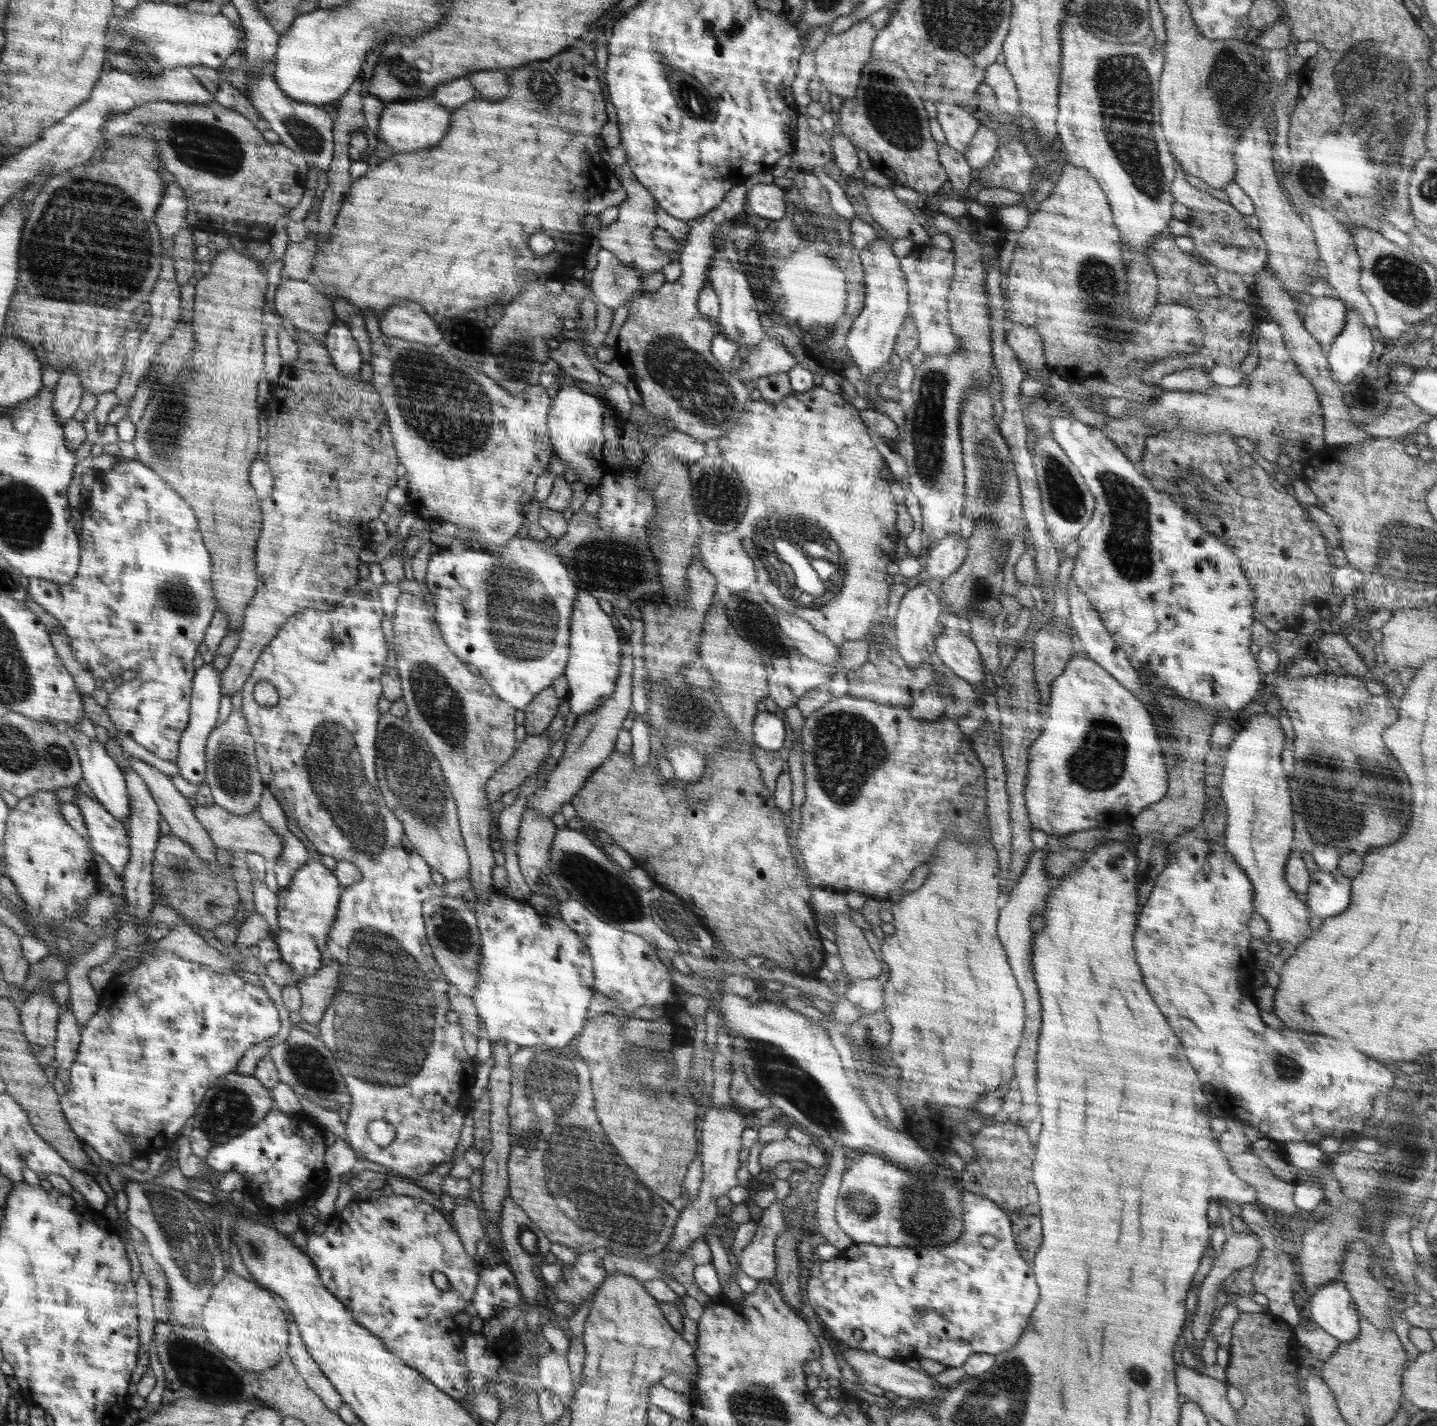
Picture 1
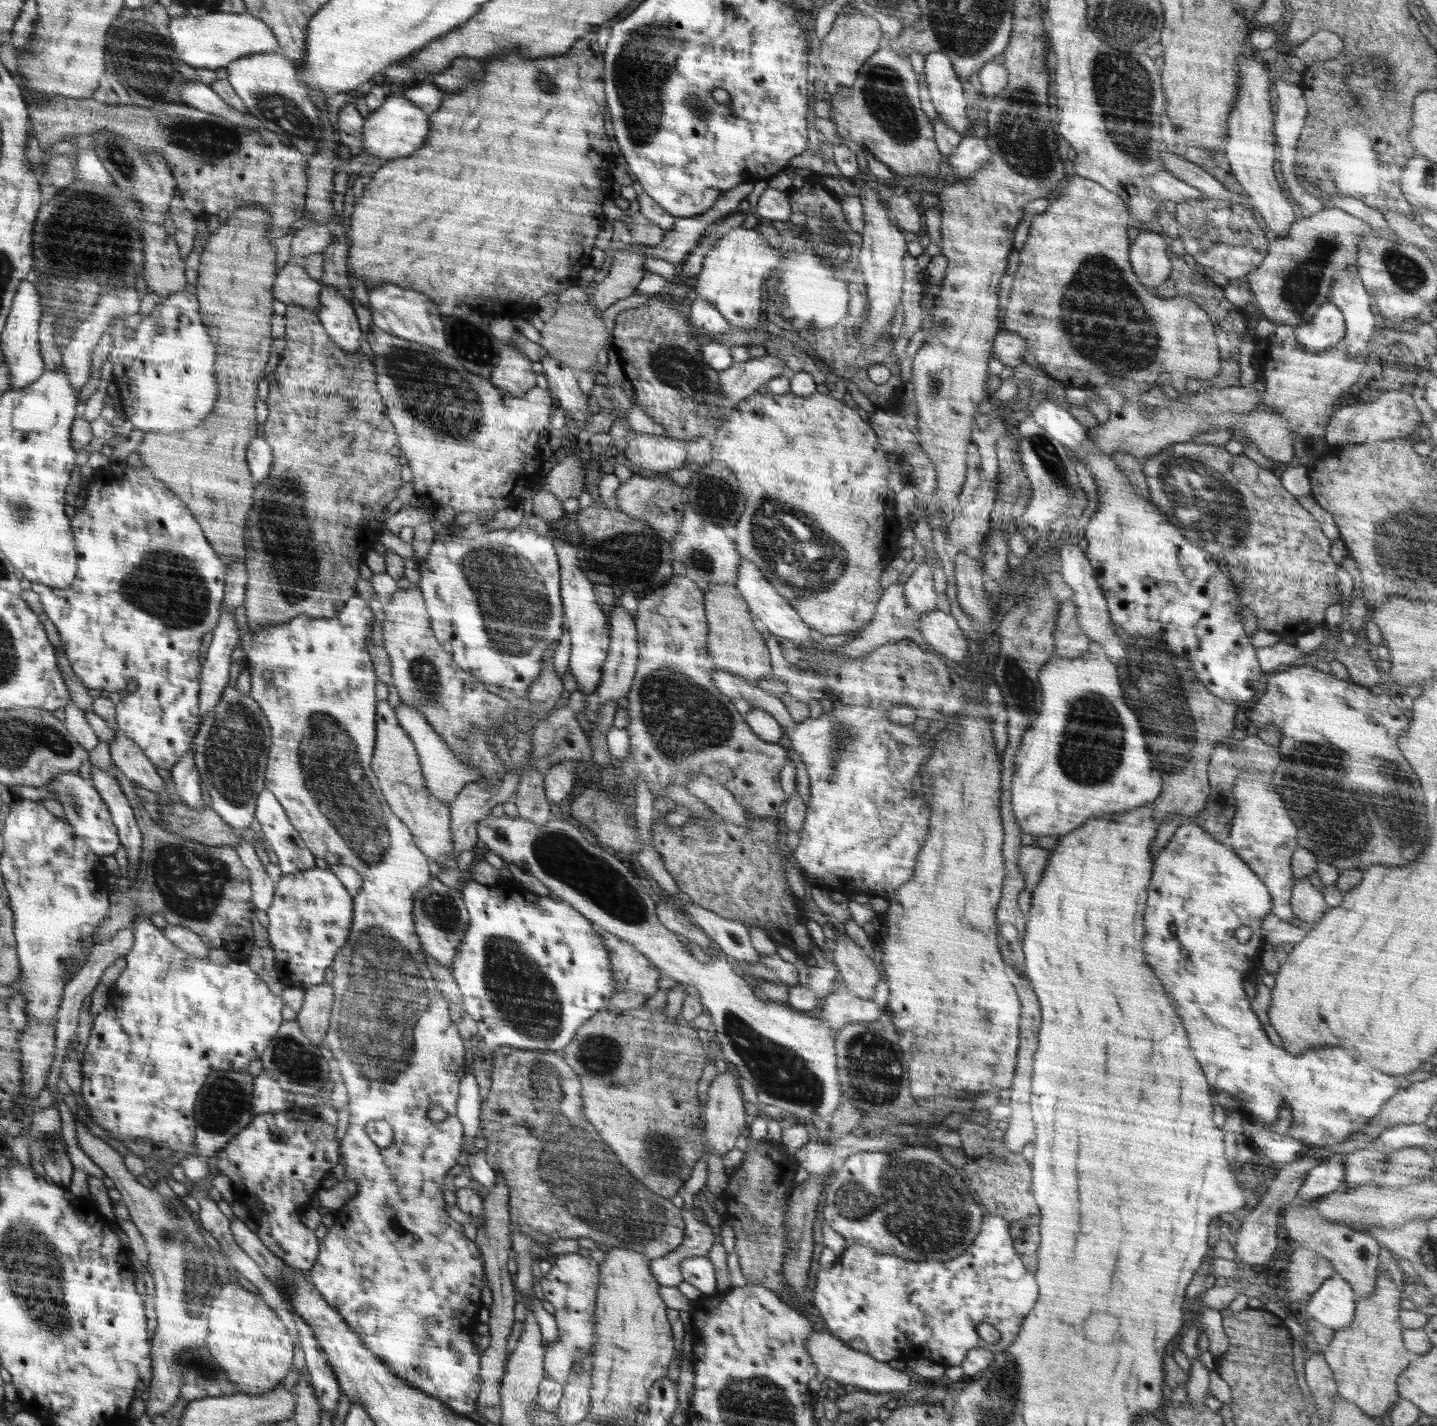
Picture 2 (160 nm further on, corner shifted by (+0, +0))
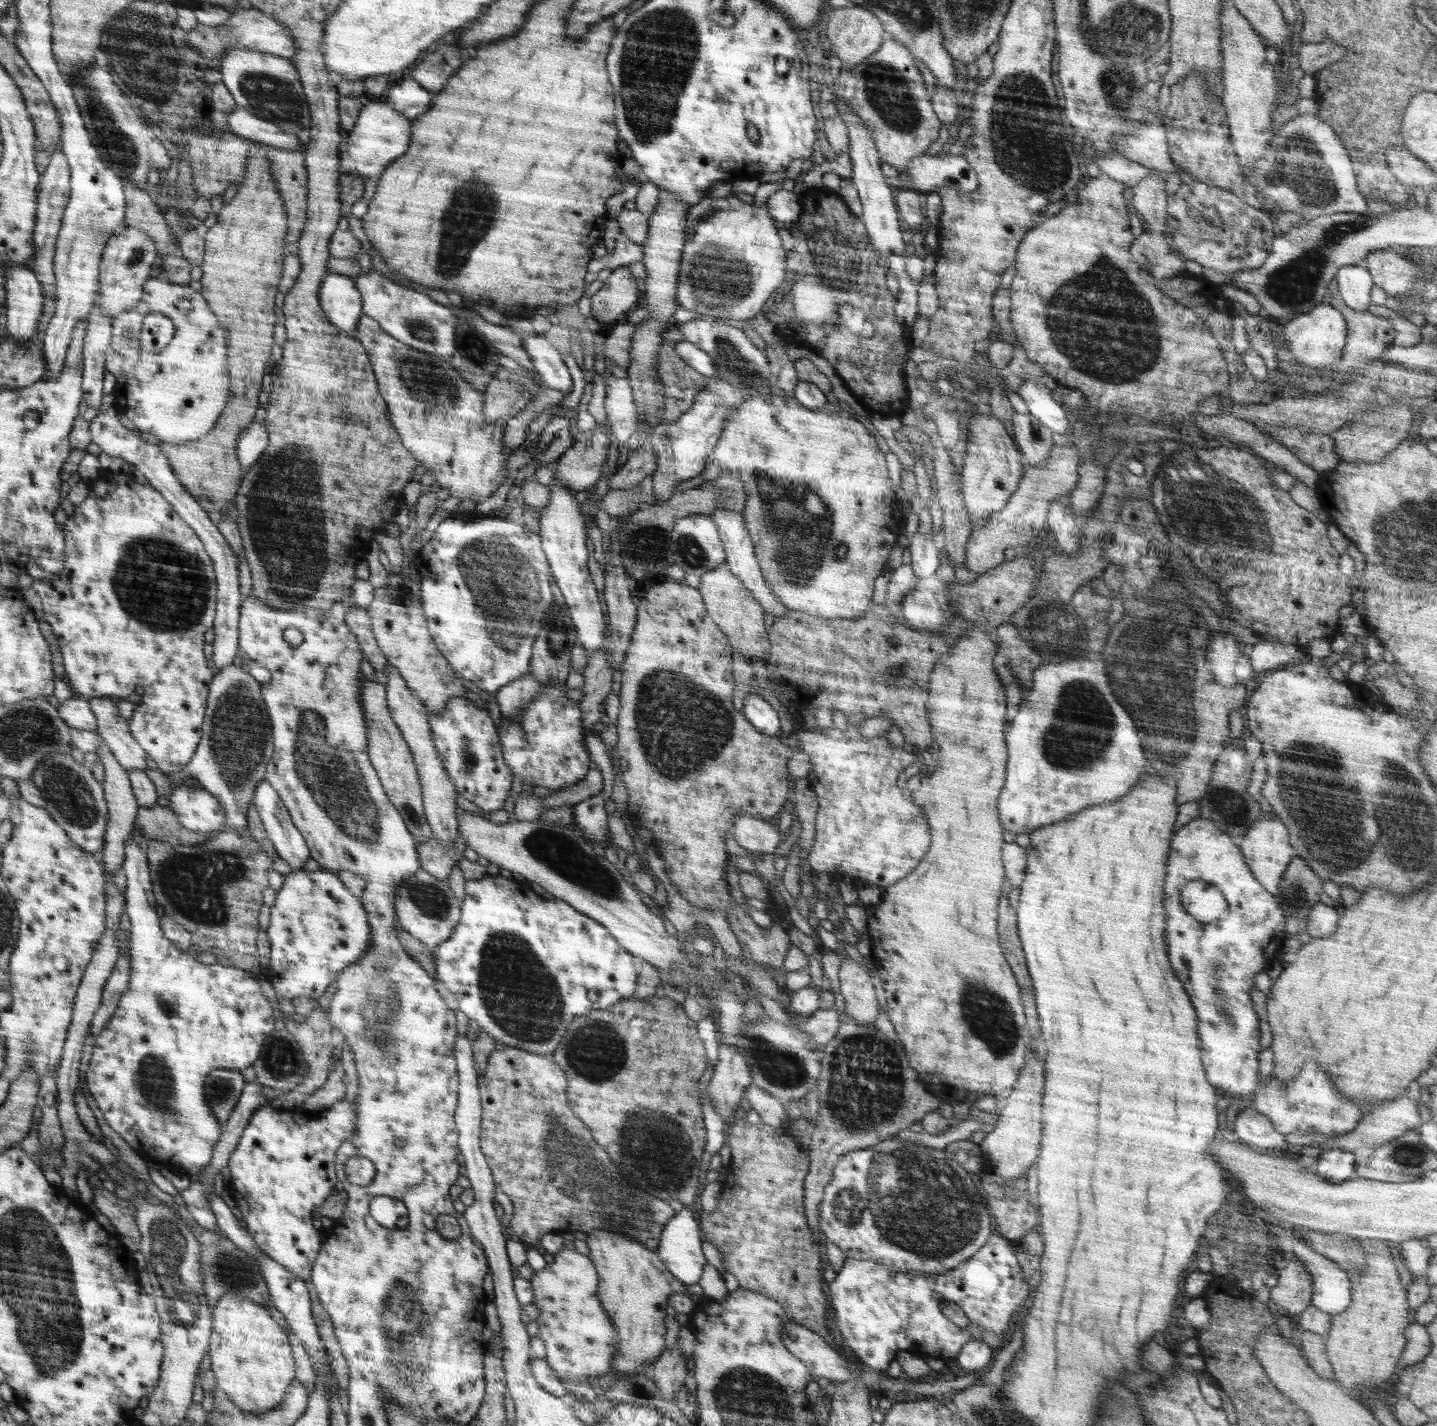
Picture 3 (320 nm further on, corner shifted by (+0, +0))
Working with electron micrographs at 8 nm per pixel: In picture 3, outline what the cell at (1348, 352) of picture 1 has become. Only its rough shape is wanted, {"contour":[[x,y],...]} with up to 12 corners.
{"contour":[[1363,264],[1343,266],[1338,294],[1354,310],[1368,311],[1374,286]]}

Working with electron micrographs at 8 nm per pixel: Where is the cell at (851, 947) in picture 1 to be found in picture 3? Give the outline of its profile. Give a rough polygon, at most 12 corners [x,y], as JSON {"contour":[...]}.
{"contour":[[844,960],[844,1014],[875,1025],[880,1008],[868,969]]}

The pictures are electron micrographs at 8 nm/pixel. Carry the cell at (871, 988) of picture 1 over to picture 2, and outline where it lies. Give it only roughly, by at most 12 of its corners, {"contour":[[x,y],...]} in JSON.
{"contour":[[840,987],[818,1015],[839,1030],[848,1022],[878,1020],[872,998]]}

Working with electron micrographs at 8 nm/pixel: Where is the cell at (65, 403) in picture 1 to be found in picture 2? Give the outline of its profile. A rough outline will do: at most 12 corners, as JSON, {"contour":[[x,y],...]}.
{"contour":[[132,286],[104,292],[61,350],[78,392],[90,376],[92,350],[119,314],[138,313]]}

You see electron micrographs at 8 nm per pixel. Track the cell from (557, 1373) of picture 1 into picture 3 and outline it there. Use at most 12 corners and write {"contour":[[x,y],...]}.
{"contour":[[588,1256],[529,1280],[545,1361],[568,1387],[613,1370],[619,1340]]}

